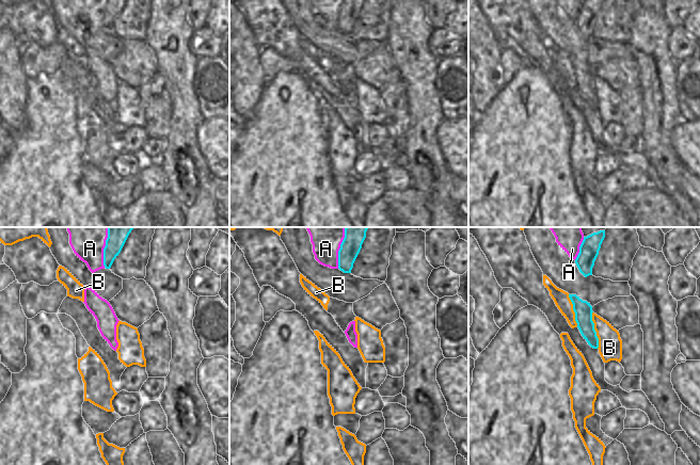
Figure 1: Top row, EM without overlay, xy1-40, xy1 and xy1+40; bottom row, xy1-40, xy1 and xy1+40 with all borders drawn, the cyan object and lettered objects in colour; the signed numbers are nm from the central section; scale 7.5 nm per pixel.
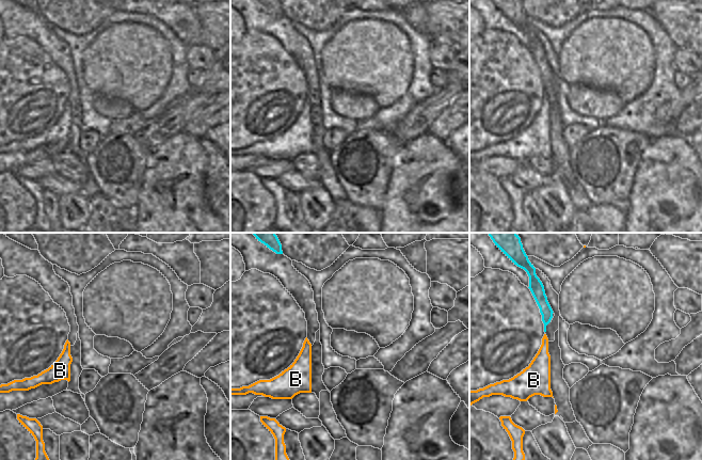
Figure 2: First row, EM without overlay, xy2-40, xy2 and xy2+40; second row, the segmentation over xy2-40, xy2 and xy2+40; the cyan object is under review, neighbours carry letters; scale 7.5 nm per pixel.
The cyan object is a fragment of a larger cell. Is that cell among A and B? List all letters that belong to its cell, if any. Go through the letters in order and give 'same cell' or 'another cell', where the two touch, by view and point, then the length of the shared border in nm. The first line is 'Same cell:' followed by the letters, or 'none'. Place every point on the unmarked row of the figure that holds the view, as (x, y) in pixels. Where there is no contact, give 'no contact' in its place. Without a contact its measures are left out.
Same cell: none
A: another cell | xy1 (338, 15) | 220 nm
B: another cell | xy1+40 (594, 91) | 280 nm

